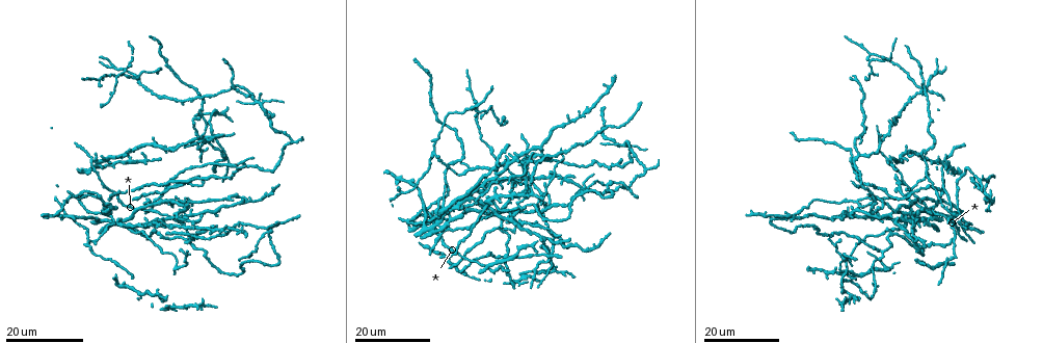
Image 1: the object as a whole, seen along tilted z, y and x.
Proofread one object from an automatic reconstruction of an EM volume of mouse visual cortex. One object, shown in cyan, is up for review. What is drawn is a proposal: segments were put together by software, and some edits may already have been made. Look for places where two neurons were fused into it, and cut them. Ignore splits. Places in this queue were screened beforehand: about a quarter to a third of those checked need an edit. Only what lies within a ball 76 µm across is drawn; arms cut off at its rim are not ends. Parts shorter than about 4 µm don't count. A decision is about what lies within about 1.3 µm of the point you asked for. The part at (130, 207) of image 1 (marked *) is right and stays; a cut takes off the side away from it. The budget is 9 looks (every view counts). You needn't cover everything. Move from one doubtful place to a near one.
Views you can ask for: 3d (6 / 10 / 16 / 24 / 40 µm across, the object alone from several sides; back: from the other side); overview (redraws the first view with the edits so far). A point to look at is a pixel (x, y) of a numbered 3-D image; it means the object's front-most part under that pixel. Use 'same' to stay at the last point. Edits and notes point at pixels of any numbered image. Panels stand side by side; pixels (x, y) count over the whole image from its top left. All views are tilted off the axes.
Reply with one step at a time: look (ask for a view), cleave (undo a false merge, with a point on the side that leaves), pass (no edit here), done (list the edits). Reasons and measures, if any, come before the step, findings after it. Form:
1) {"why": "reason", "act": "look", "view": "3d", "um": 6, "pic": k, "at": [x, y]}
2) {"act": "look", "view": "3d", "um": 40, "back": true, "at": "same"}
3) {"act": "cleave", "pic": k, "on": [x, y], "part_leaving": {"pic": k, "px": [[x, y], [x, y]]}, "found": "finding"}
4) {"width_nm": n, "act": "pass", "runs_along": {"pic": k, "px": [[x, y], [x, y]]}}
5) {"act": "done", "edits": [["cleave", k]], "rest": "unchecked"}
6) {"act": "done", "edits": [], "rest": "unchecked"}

{"why": "three arms meet", "act": "look", "view": "3d", "um": 16, "pic": 1, "at": [929, 221]}

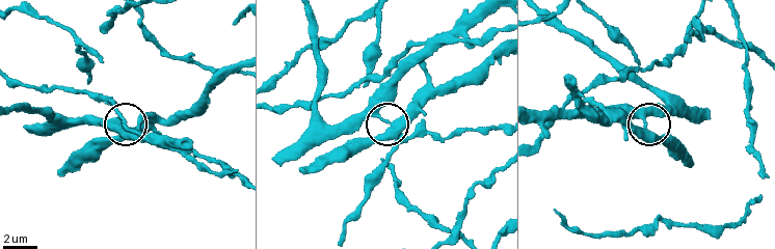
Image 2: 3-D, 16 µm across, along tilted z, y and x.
{"act": "look", "view": "3d", "um": 10, "pic": 2, "at": [377, 114]}

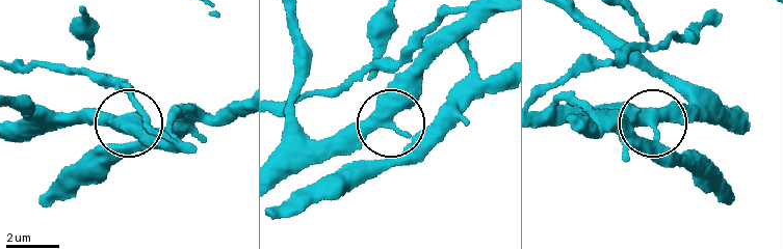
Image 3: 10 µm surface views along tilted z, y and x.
{"side_arm_um": 8, "arms": 3, "act": "pass", "found": "continuous, no second neuron"}

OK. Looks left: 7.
{"why": "four-way junction", "act": "look", "view": "3d", "um": 24, "pic": 1, "at": [950, 201]}

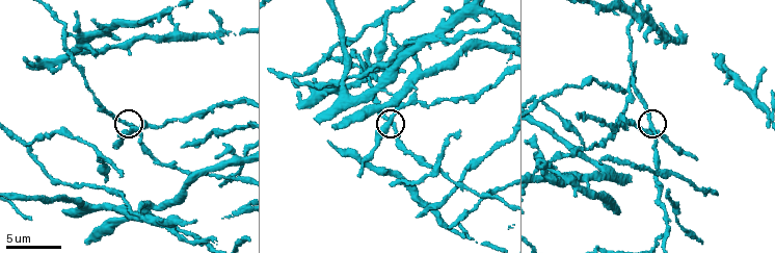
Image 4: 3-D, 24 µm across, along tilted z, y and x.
{"act": "look", "view": "3d", "um": 6, "pic": 4, "at": [649, 125]}

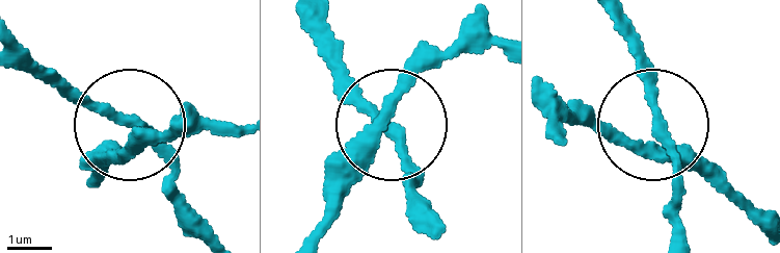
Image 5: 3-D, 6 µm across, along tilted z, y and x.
{"arms": 4, "act": "pass", "runs_along": {"pic": 5, "px": [[442, 223], [333, 40]]}, "found": "one neuron here"}

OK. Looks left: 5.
{"why": "three arms meet", "act": "look", "view": "3d", "um": 24, "pic": 1, "at": [172, 186]}

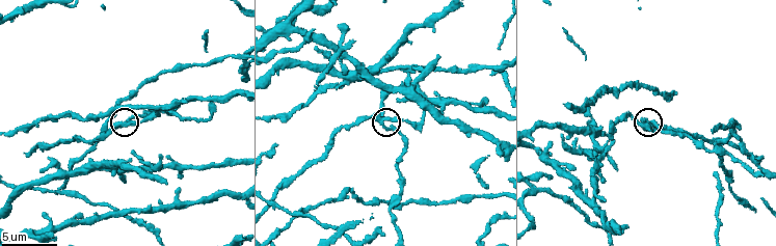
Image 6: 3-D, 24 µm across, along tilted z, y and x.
{"why": "closer look", "act": "look", "view": "3d", "um": 10, "pic": 6, "at": [119, 123]}

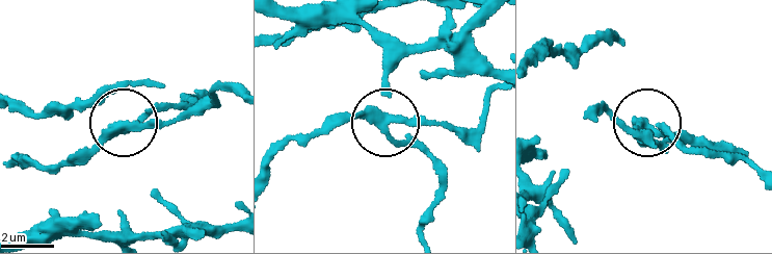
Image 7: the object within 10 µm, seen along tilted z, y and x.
{"why": "other side", "act": "look", "view": "3d", "um": 10, "back": true, "pic": 7, "at": [127, 126]}

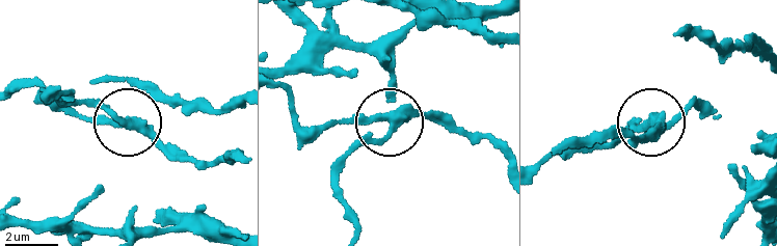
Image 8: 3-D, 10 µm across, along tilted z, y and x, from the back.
{"act": "pass", "found": "one neuron here"}

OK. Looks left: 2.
{"why": "sudden change in width", "act": "look", "view": "3d", "um": 24, "pic": 1, "at": [970, 167]}

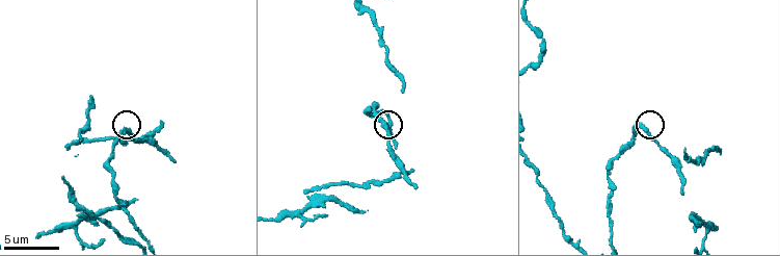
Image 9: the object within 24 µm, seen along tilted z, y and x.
{"act": "look", "view": "3d", "um": 6, "pic": 9, "at": [389, 120]}

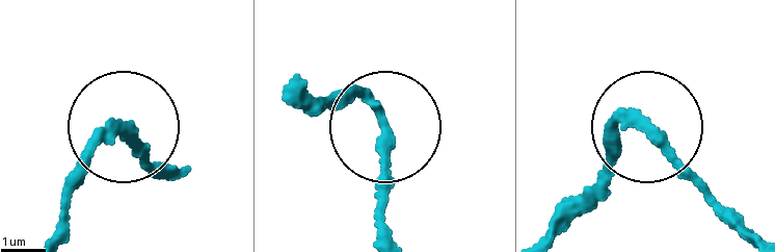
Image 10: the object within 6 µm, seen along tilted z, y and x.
{"act": "pass", "found": "all the same neuron"}

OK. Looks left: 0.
{"act": "done", "edits": [], "rest": "unchecked"}

